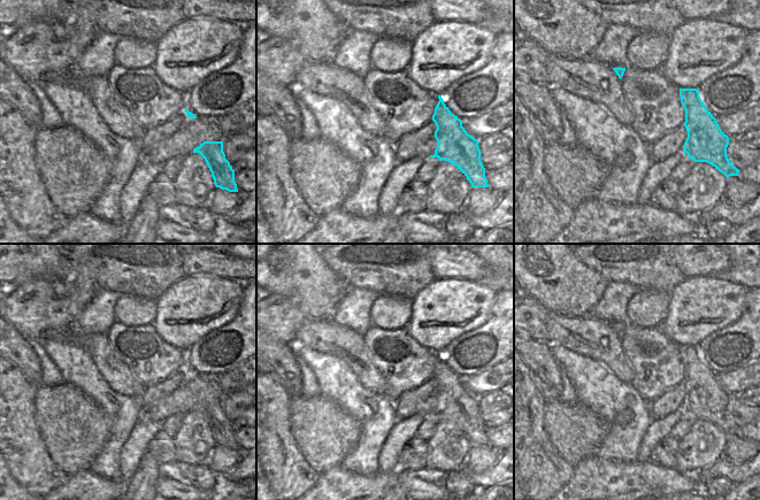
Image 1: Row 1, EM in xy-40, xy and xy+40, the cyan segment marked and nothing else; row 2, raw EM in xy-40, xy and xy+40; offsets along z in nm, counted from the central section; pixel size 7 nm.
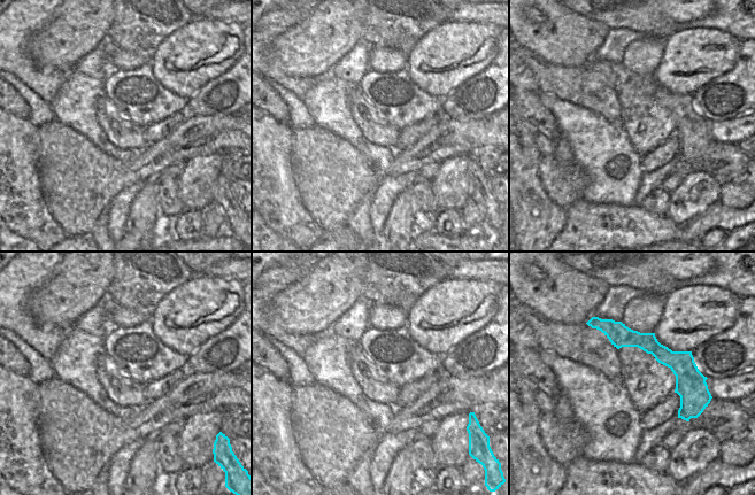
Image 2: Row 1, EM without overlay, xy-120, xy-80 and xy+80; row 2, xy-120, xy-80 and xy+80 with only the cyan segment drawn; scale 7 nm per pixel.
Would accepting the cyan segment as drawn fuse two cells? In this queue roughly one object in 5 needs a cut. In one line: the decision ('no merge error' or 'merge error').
no merge error

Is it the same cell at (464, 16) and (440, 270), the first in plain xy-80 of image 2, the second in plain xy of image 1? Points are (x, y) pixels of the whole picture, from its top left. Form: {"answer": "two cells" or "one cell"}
{"answer": "one cell"}

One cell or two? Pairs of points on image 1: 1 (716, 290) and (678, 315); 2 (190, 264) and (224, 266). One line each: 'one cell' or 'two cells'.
1: one cell
2: one cell

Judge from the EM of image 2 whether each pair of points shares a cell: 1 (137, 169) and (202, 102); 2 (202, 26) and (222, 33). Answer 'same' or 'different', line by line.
1: different
2: same

